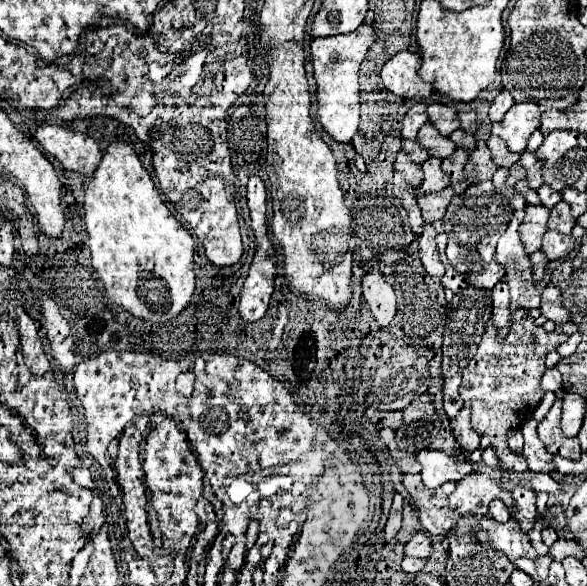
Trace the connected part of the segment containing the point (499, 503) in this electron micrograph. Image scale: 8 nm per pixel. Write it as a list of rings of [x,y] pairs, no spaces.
[[[496,499],[496,501],[492,501],[490,503],[490,511],[488,511],[496,521],[500,521],[500,523],[506,523],[508,519],[510,519],[510,511],[508,511],[508,507],[504,505],[504,501],[502,499]]]

